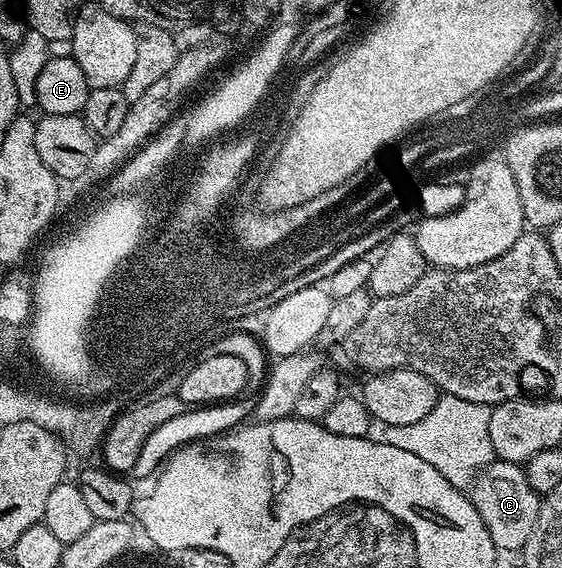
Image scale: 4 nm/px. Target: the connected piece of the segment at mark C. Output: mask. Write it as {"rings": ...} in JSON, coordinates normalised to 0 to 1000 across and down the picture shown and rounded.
{"rings":[[[881,808],[845,838],[845,847],[835,859],[835,877],[849,903],[856,903],[856,917],[863,917],[881,965],[890,972],[929,972],[934,952],[941,952],[941,938],[948,938],[948,924],[956,924],[963,884],[948,854],[941,854],[936,827],[925,817]]]}

